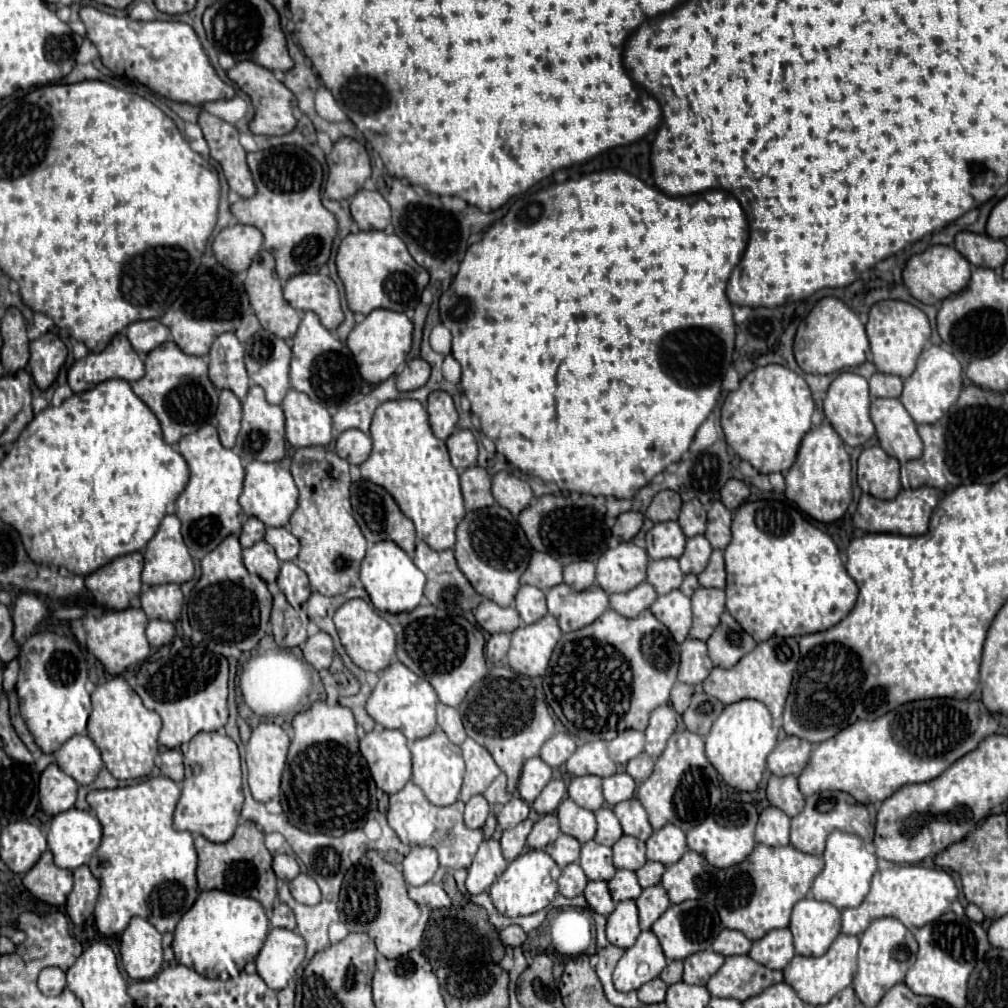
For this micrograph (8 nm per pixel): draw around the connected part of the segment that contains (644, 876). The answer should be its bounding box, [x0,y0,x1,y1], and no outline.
[637,861,665,889]

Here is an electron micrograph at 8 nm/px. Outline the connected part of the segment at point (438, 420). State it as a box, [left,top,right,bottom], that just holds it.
[425,391,457,439]

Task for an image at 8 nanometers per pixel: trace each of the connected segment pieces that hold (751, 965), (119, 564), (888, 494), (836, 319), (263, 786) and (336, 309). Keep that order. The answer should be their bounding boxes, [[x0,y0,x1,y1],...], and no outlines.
[[707,955,783,1001],[85,553,143,611],[857,447,901,499],[793,297,869,375],[245,723,289,801],[283,273,343,333]]

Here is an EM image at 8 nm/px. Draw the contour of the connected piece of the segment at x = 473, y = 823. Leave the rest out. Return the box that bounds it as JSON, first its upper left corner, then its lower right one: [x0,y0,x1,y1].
[465,795,489,829]

